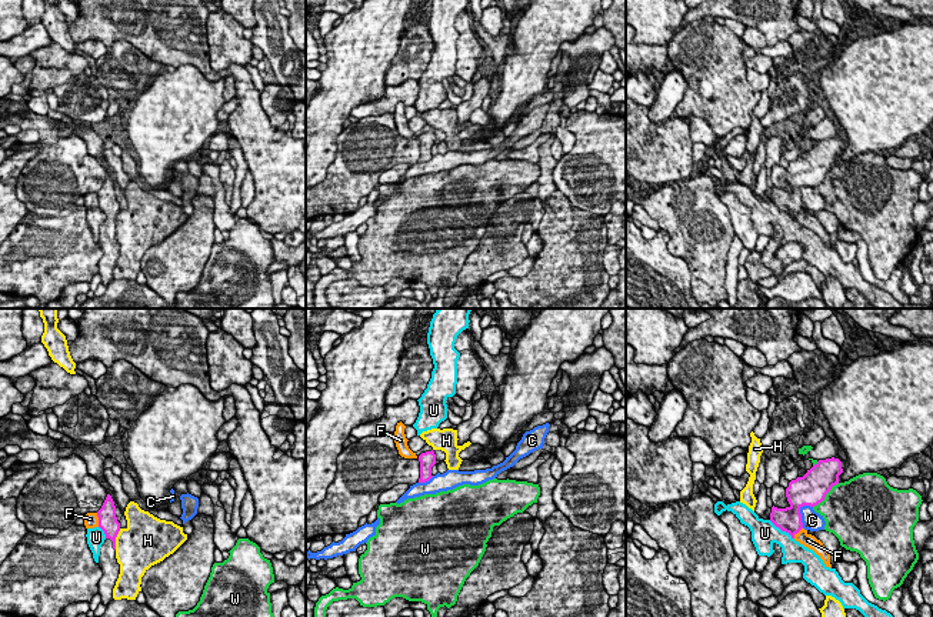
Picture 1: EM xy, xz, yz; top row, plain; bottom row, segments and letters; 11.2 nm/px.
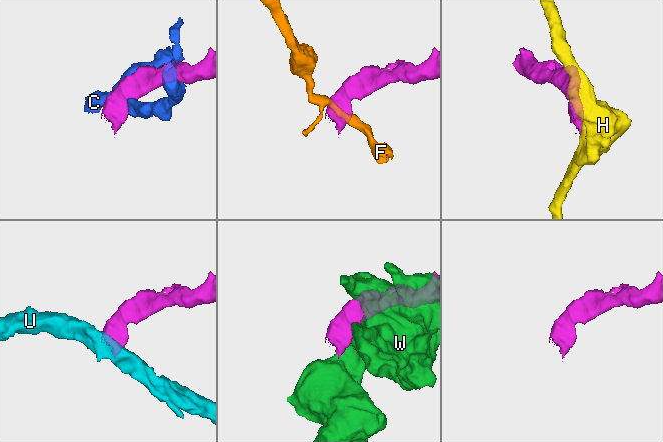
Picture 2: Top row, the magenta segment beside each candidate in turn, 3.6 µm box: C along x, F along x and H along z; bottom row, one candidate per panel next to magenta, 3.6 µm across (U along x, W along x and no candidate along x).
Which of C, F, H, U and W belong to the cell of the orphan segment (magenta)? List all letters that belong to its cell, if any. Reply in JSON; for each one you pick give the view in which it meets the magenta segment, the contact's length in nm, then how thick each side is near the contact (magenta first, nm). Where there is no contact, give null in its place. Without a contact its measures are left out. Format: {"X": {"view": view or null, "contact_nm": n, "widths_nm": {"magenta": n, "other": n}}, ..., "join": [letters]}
{"join": []}

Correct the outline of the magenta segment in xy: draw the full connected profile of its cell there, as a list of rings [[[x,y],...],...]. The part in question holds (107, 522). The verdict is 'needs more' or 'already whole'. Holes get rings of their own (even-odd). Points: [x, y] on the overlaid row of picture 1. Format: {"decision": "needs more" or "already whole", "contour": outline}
{"decision": "needs more", "contour": [[[107,494],[101,508],[97,511],[99,527],[104,531],[106,540],[100,547],[99,566],[103,577],[99,581],[99,594],[101,603],[109,606],[113,601],[113,588],[120,574],[120,564],[116,558],[116,537],[120,531],[120,523],[116,517],[116,506],[110,494]]]}

